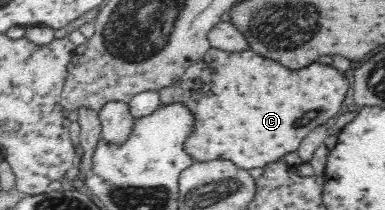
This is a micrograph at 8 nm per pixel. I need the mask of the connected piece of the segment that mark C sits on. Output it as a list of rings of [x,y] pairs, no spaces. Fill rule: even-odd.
[[[211,47],[200,61],[186,68],[176,83],[162,88],[158,95],[162,104],[184,102],[192,109],[196,129],[186,145],[192,157],[200,161],[230,159],[242,169],[254,169],[296,151],[312,129],[336,117],[348,87],[348,79],[332,65],[312,63],[306,69],[292,71],[254,51],[227,52]],[[310,111],[316,111],[316,117],[300,125],[300,119]]]

